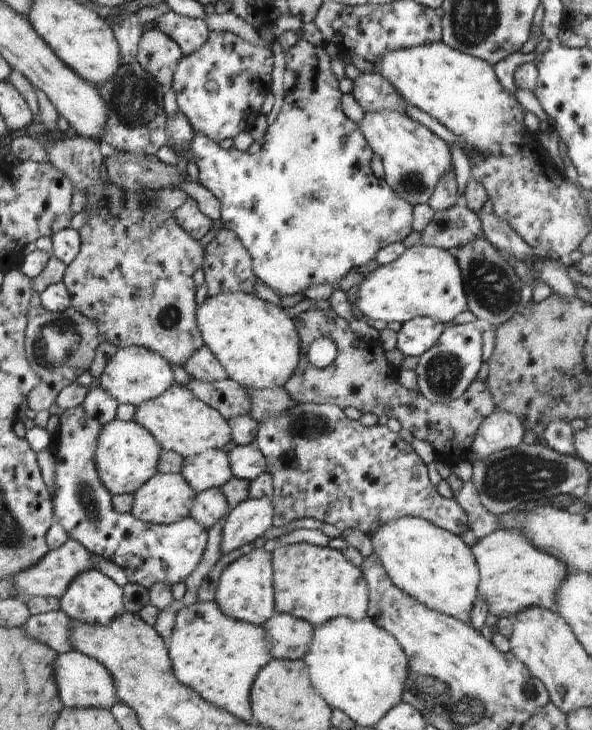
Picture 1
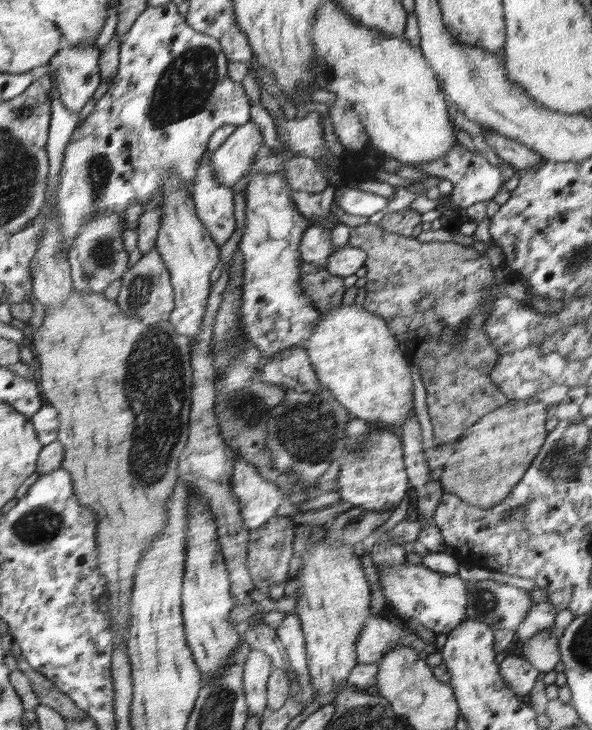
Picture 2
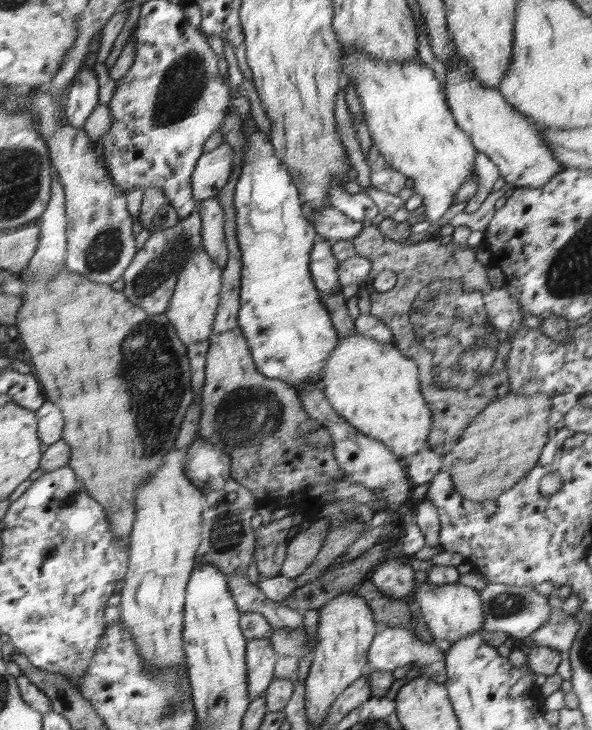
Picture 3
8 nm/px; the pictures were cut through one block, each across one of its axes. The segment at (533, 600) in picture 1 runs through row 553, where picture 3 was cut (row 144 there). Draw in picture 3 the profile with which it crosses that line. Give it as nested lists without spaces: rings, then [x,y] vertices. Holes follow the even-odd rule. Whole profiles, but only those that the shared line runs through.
[[[454,56],[450,62],[446,62],[448,93],[448,104],[451,105],[452,112],[455,112],[456,120],[461,129],[471,137],[471,144],[475,146],[477,152],[488,155],[488,158],[499,168],[499,173],[507,184],[515,187],[540,187],[548,182],[563,165],[552,154],[551,149],[543,142],[544,138],[536,124],[527,119],[519,111],[516,111],[506,100],[498,88],[486,89],[473,77],[473,70],[466,65],[462,56]]]

